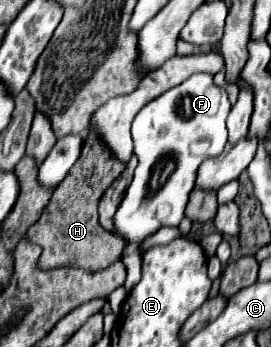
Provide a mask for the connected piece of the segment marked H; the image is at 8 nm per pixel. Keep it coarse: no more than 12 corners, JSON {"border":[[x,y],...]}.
{"border":[[88,132],[28,240],[40,268],[114,264],[126,246],[98,222],[126,164]]}

